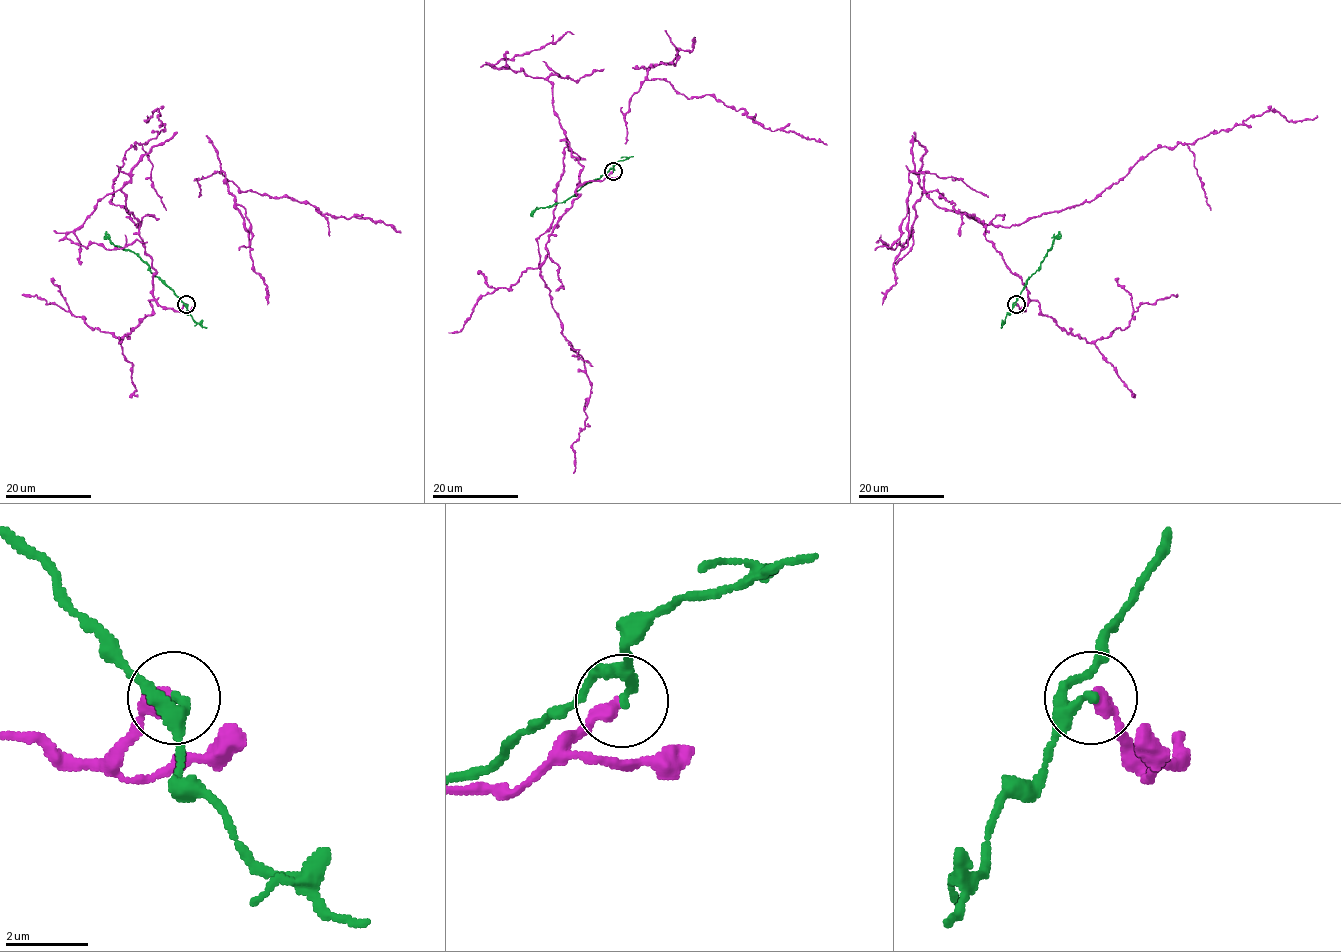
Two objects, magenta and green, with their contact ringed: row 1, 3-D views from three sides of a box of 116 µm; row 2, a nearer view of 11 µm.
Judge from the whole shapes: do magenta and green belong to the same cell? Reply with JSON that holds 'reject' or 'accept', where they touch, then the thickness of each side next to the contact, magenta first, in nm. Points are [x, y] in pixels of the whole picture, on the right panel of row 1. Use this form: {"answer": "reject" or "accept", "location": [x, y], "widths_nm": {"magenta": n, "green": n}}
{"answer": "reject", "location": [1016, 304], "widths_nm": {"magenta": 400, "green": 220}}

